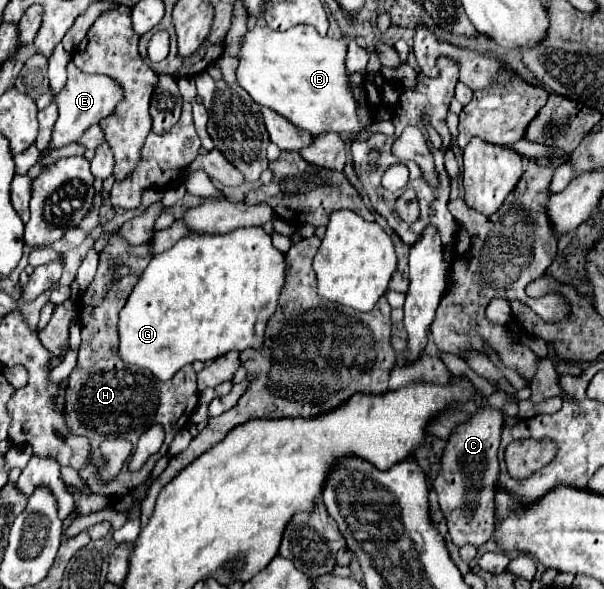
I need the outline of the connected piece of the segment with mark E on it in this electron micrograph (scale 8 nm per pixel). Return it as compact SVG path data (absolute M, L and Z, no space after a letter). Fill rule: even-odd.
M68 62L66 70L68 70L66 88L56 96L60 116L54 126L50 148L72 144L74 140L78 140L78 136L82 136L86 128L90 128L90 124L98 124L102 118L106 118L108 112L112 112L112 108L116 108L118 100L122 100L122 88L118 88L118 84L114 84L114 80L110 80L108 76L84 74L74 66L74 62Z

